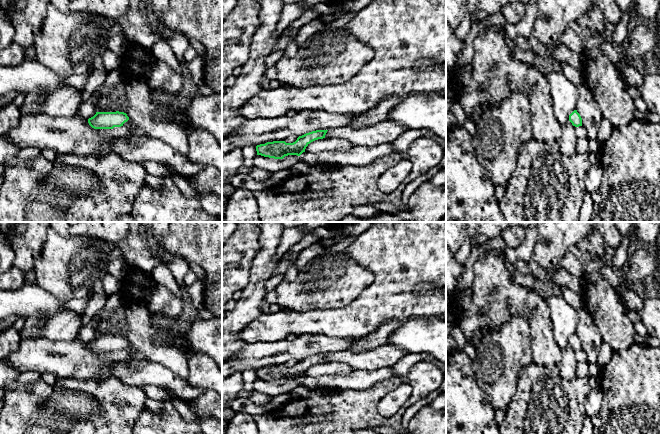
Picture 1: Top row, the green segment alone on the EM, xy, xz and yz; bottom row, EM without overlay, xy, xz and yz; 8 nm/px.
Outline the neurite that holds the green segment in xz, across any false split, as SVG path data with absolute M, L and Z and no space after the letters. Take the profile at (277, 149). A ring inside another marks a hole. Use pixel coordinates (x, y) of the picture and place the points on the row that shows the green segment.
M316 130L299 136L293 143L285 141L273 141L256 146L257 155L264 157L283 159L288 155L300 156L306 147L313 141L325 138L328 130Z

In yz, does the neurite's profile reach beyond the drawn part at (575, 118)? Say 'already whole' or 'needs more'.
already whole

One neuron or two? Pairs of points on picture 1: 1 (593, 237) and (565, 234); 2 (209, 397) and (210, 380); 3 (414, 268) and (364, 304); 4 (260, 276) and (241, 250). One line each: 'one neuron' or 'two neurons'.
1: two neurons
2: two neurons
3: one neuron
4: two neurons

